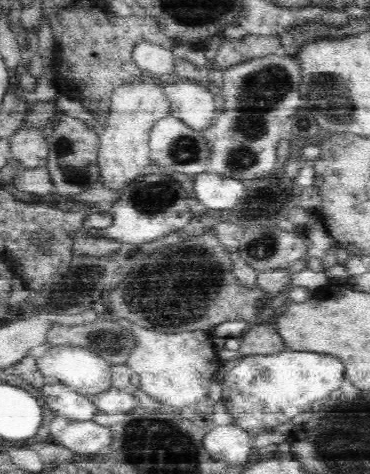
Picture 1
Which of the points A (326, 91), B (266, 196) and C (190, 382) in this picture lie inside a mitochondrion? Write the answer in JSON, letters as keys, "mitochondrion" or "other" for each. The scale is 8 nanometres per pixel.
{"A":"mitochondrion","B":"other","C":"other"}

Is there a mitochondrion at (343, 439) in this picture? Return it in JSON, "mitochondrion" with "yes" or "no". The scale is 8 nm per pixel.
{"mitochondrion":"yes"}

